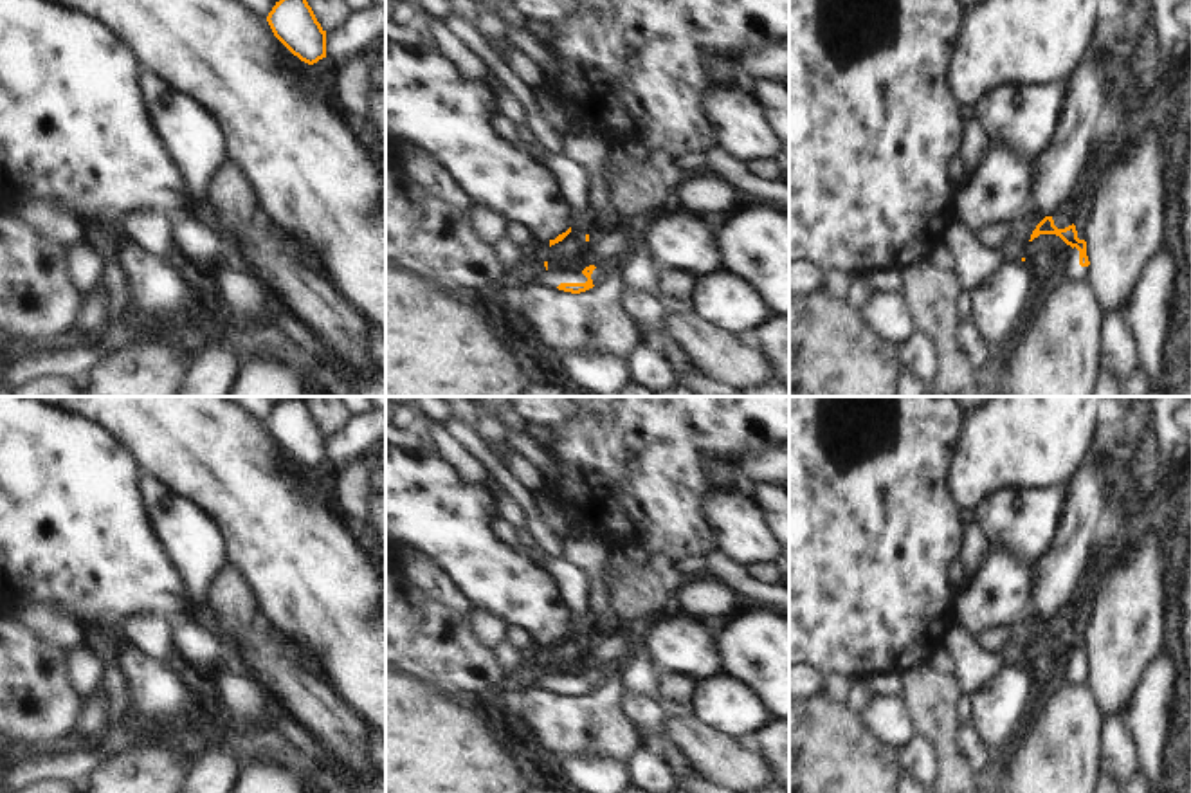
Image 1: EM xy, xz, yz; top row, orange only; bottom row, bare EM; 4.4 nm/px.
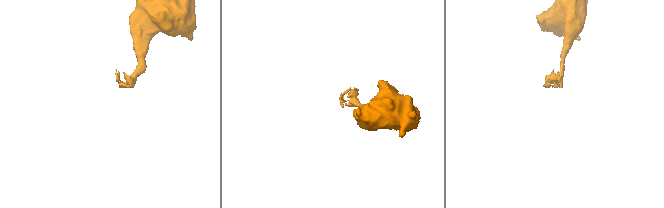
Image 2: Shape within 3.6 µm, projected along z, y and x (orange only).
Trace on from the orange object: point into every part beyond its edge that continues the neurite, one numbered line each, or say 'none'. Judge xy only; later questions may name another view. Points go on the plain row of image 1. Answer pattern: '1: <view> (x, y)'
none

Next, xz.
none

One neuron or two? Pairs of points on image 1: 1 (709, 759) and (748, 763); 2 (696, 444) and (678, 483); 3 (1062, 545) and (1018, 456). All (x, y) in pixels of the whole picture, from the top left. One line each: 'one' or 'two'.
1: one
2: one
3: one

